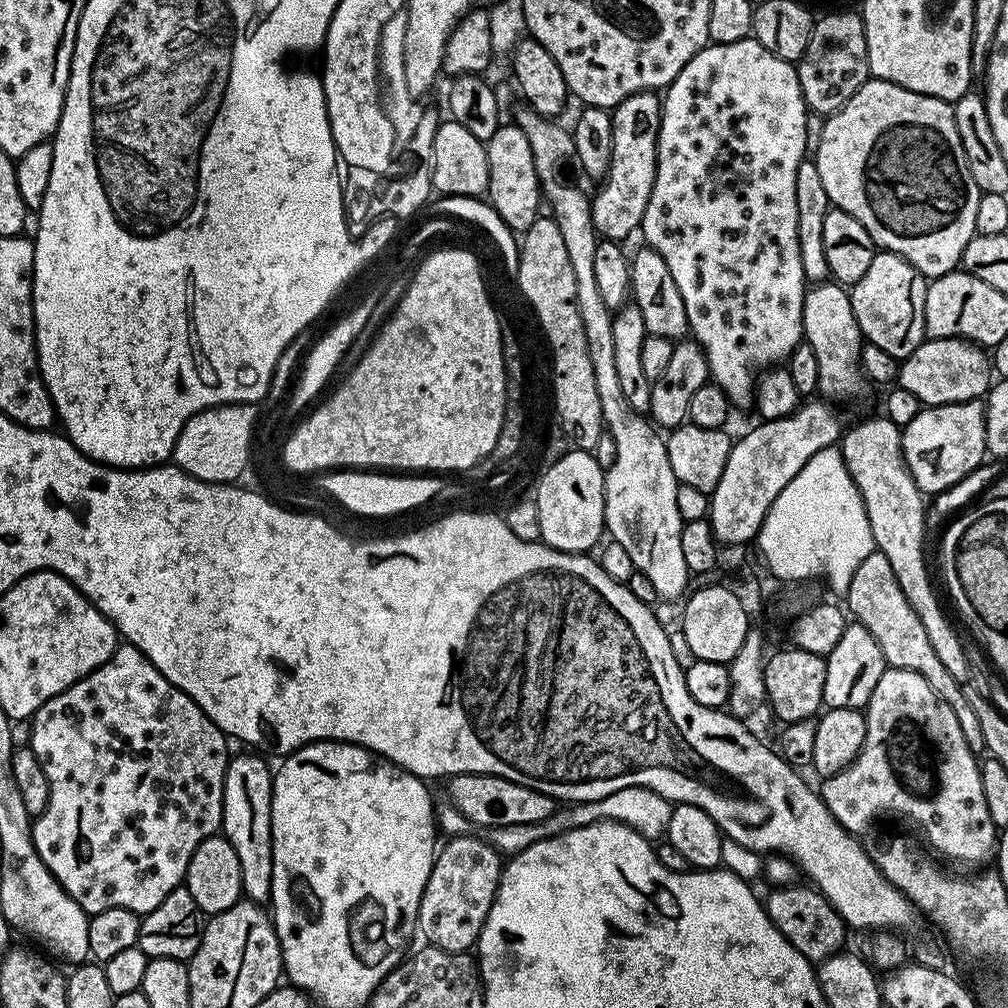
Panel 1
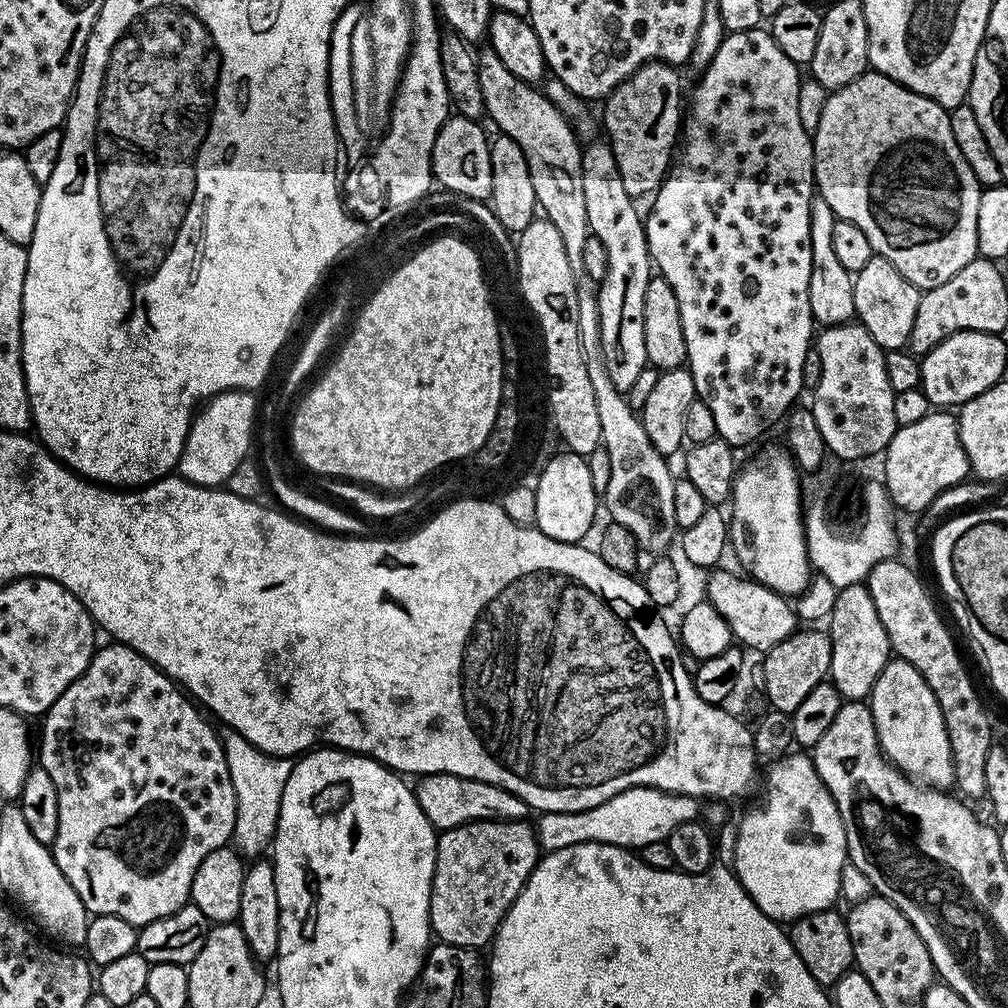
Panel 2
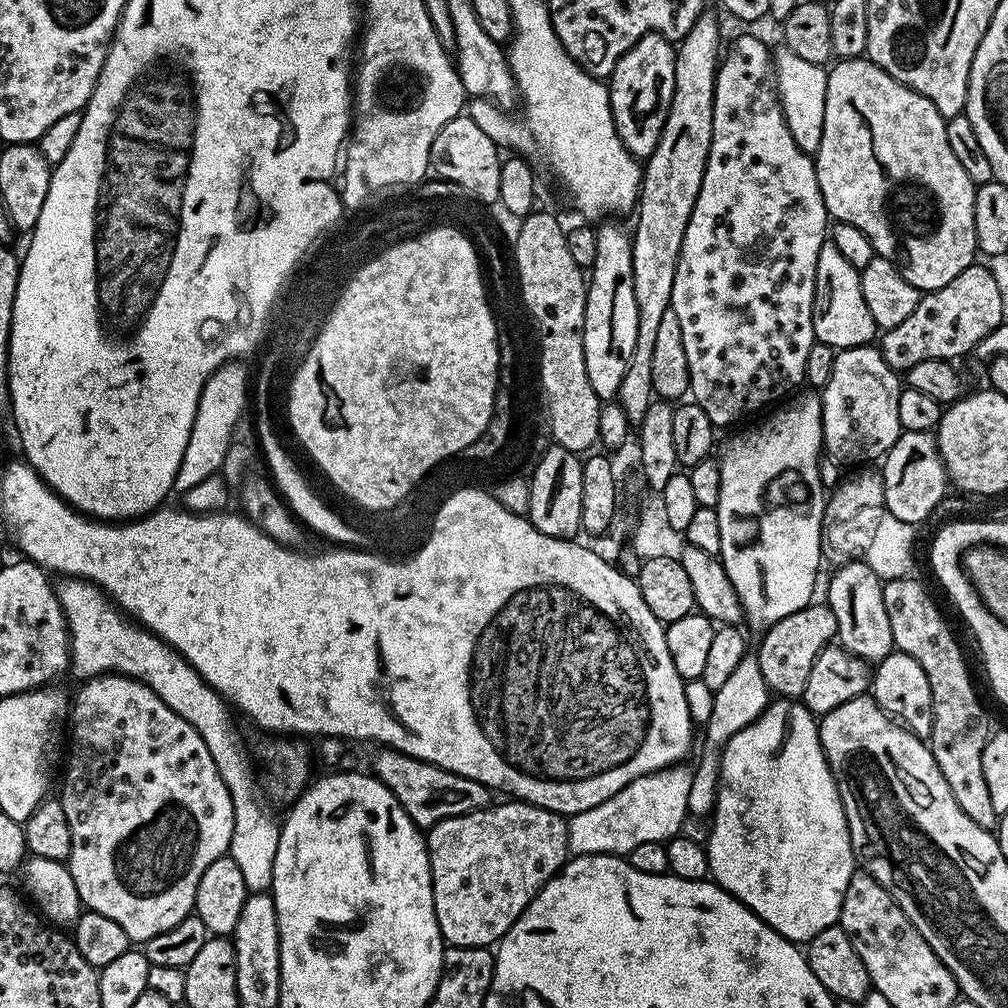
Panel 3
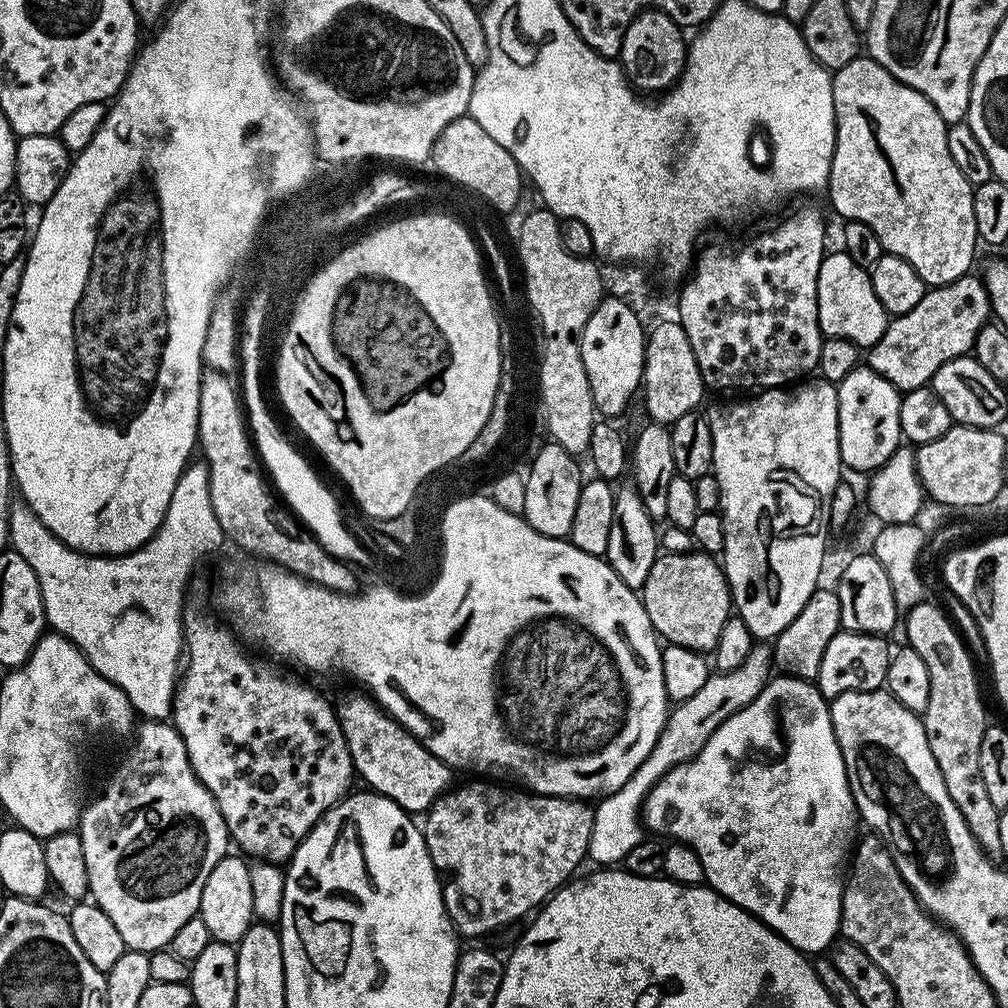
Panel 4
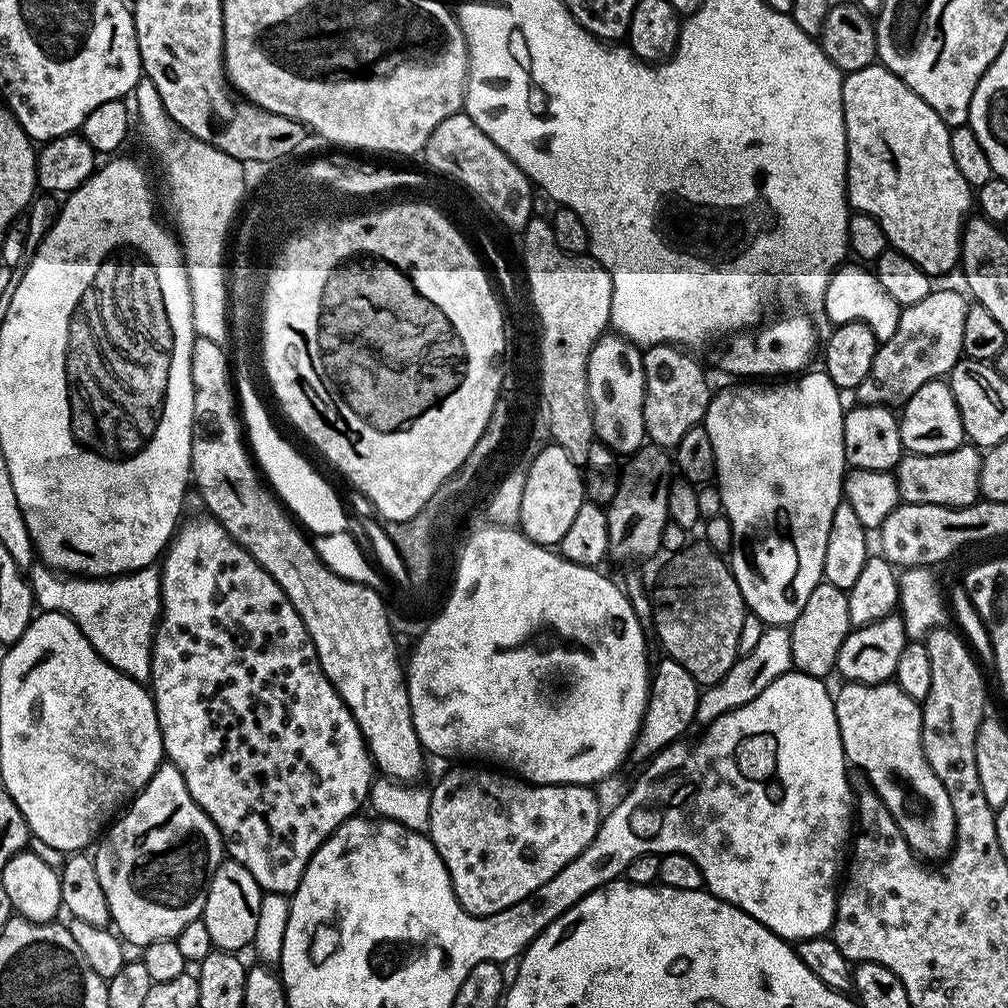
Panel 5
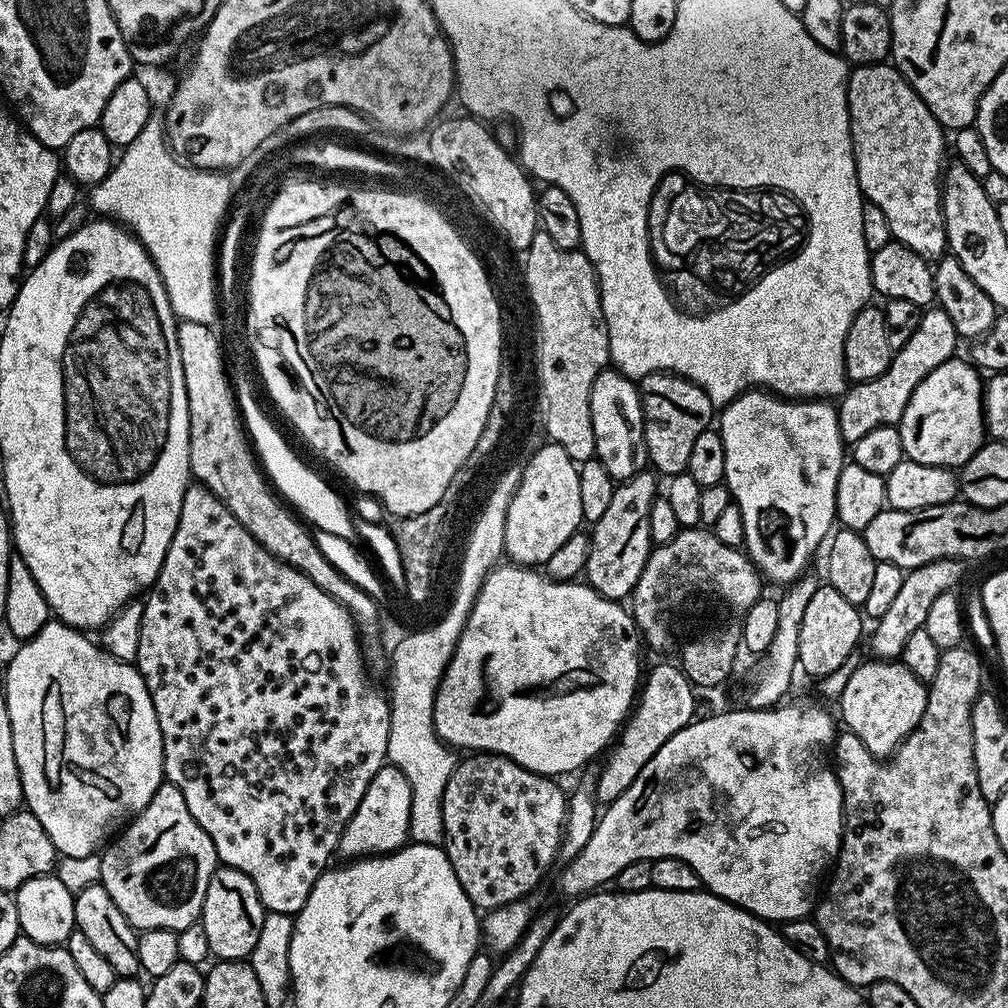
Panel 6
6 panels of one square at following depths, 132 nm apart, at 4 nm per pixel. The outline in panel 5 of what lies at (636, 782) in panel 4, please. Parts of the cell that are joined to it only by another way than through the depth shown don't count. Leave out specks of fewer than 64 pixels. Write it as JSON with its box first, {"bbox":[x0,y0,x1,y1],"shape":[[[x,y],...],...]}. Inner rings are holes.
{"bbox":[696,626,793,726],"shape":[[[784,626],[765,627],[762,638],[758,638],[754,650],[750,650],[750,654],[740,656],[720,684],[710,685],[701,691],[696,720],[699,723],[702,722],[701,725],[707,726],[719,716],[725,716],[727,712],[733,712],[735,708],[746,706],[754,698],[758,698],[758,694],[762,694],[762,690],[766,690],[766,686],[774,682],[774,678],[791,671],[793,667],[789,629]]]}

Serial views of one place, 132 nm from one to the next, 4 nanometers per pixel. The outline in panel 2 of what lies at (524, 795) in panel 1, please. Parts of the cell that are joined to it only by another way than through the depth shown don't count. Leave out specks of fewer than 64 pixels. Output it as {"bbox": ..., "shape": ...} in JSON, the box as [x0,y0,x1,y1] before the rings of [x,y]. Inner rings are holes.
{"bbox":[414,772,530,830],"shape":[[[429,772],[421,775],[414,791],[418,798],[418,806],[422,806],[422,814],[426,814],[432,827],[437,830],[456,828],[459,824],[469,824],[471,820],[523,820],[529,815],[530,809],[526,802],[519,800],[510,790],[506,790],[497,784],[482,782],[474,778],[462,778],[449,772]]]}

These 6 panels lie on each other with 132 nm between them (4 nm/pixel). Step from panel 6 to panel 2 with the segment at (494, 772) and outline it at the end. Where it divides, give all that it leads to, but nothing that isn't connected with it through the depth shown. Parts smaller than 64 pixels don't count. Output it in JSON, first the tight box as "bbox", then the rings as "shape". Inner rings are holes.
{"bbox":[430,819,542,948],"shape":[[[527,819],[471,820],[456,828],[443,829],[436,837],[436,865],[430,898],[430,922],[437,941],[474,948],[491,945],[504,916],[530,878],[542,849],[536,843],[536,830]]]}

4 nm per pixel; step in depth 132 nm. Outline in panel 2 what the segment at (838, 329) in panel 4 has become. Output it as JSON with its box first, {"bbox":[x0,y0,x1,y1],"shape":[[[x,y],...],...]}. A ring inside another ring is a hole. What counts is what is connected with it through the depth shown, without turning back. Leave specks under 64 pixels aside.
{"bbox":[810,194,856,326],"shape":[[[819,194],[812,198],[812,225],[810,226],[810,250],[812,251],[812,269],[810,270],[810,310],[817,325],[831,326],[847,324],[856,315],[854,310],[853,273],[838,262],[834,254],[834,222],[836,216],[826,206]]]}

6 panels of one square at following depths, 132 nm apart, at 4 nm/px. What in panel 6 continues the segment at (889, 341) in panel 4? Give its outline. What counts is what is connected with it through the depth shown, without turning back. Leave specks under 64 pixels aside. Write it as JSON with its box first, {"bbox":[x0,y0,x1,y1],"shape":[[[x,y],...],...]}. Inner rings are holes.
{"bbox":[836,306,958,446],"shape":[[[932,306],[921,315],[918,326],[901,348],[895,349],[890,366],[878,374],[878,378],[870,378],[870,382],[852,384],[839,397],[836,417],[838,430],[845,445],[851,446],[858,438],[870,434],[870,430],[878,430],[878,426],[887,424],[899,425],[902,414],[906,410],[906,402],[910,402],[910,394],[930,374],[930,370],[938,370],[942,362],[953,359],[957,355],[958,337],[954,330],[954,322],[950,322],[950,314],[946,314],[938,306]],[[929,311],[929,312],[928,312]]]}

